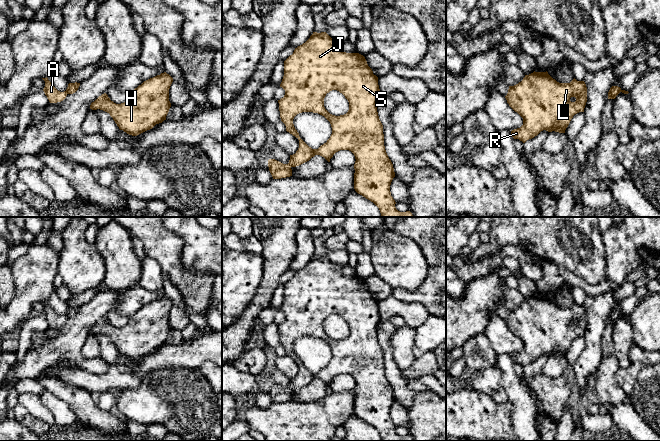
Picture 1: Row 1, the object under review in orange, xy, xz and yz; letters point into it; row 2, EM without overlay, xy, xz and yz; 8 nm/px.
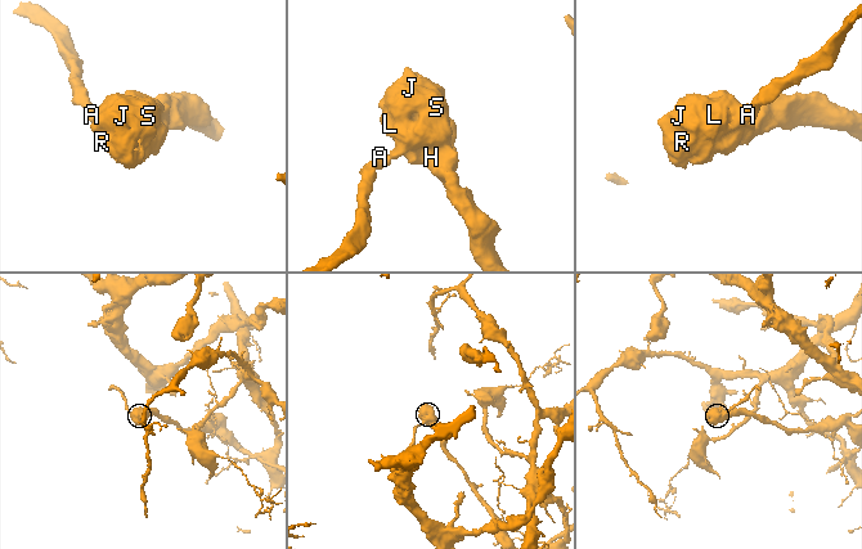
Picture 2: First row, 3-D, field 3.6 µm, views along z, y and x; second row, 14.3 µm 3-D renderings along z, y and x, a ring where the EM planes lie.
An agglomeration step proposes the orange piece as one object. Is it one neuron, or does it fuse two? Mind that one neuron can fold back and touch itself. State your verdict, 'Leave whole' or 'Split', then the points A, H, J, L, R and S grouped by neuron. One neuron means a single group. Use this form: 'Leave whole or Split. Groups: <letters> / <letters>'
Split. Groups: A / H J L R S

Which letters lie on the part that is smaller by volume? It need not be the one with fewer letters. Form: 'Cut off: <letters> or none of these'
Cut off: A

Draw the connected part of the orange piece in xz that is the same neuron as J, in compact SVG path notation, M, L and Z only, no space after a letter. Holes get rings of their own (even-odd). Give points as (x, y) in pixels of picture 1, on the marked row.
M313 32L310 38L295 48L293 54L284 61L284 76L280 87L285 90L284 97L278 100L281 121L285 124L286 131L299 140L298 150L290 155L291 167L301 165L315 155L320 155L330 162L336 152L349 150L356 159L355 191L373 202L379 208L381 217L414 217L410 211L398 211L391 196L390 185L395 172L385 150L383 125L377 112L381 97L378 77L373 74L363 55L346 53L342 49L342 43L333 40L326 32ZM332 90L339 91L348 100L349 110L346 114L335 116L325 109L324 98ZM302 112L318 113L331 124L330 138L318 149L309 147L294 127L294 117Z

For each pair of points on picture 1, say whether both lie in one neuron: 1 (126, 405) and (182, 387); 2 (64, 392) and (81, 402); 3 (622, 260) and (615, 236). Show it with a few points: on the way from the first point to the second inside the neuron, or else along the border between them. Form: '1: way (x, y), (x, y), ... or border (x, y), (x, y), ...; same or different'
1: way (140, 404), (149, 404), (168, 397); same
2: way (68, 393), (77, 398); same
3: way (622, 254), (621, 242); same

